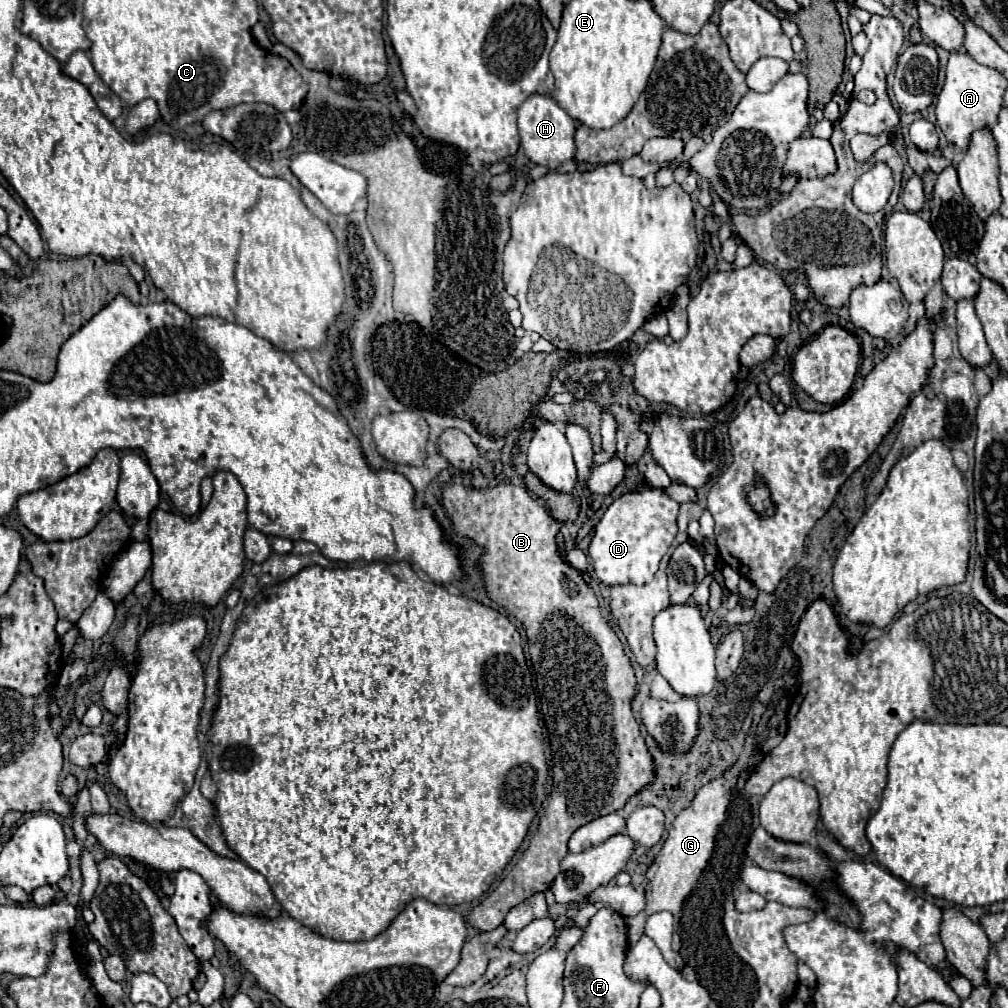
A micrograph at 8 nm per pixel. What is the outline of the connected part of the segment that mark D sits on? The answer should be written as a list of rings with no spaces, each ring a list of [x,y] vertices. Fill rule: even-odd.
[[[645,489],[639,493],[625,493],[615,499],[597,527],[589,543],[589,559],[595,577],[605,585],[633,583],[645,585],[653,579],[659,563],[677,535],[679,503],[667,497],[661,489]]]

